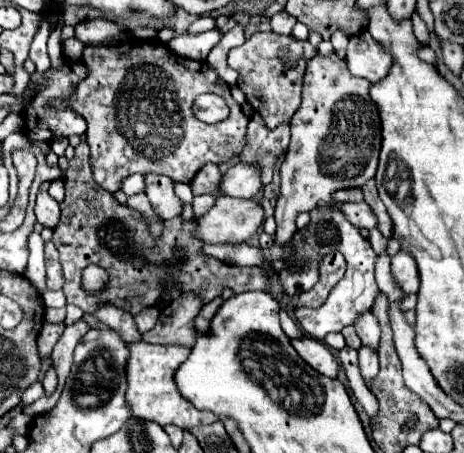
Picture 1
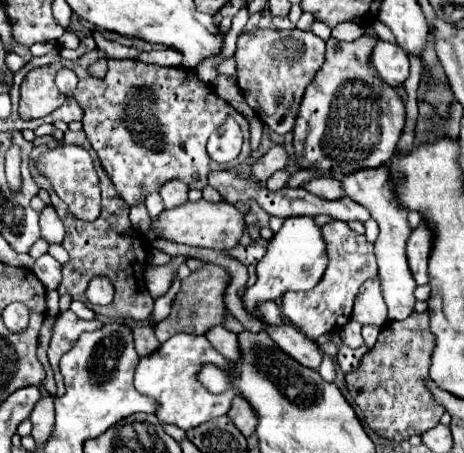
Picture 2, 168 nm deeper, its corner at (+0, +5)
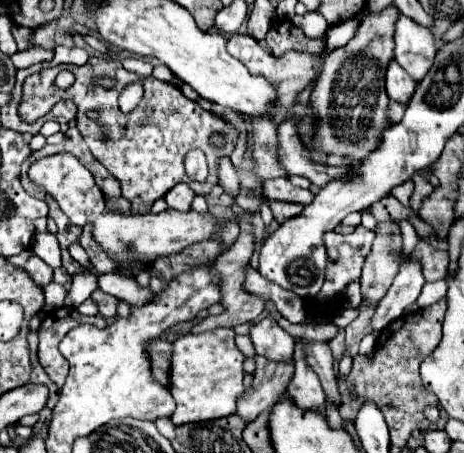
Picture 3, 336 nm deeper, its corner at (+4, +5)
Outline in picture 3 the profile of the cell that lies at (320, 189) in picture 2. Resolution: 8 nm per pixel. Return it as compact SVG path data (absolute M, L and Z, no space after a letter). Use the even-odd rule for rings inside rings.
M277 177L277 179L267 179L261 185L263 193L271 199L277 201L291 201L291 203L301 203L301 205L309 205L313 201L313 193L309 189L299 189L295 185L289 183L287 177Z

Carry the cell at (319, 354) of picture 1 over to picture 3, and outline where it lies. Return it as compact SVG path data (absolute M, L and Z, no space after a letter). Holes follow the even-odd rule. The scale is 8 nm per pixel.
M265 317L257 321L251 329L251 341L255 345L255 351L271 361L283 361L293 363L293 345L295 339L277 325L275 319Z

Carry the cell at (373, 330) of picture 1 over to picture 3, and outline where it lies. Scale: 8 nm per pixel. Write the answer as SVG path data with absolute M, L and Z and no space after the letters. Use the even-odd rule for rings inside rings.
M393 221L379 223L375 227L375 241L361 275L361 295L365 305L377 305L389 291L395 273L399 273L399 249L401 249L401 231Z

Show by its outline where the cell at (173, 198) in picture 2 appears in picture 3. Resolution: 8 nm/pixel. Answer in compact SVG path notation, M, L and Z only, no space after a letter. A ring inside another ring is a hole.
M179 183L165 195L165 201L175 211L187 211L187 209L191 209L193 197L195 197L195 193L185 183Z

